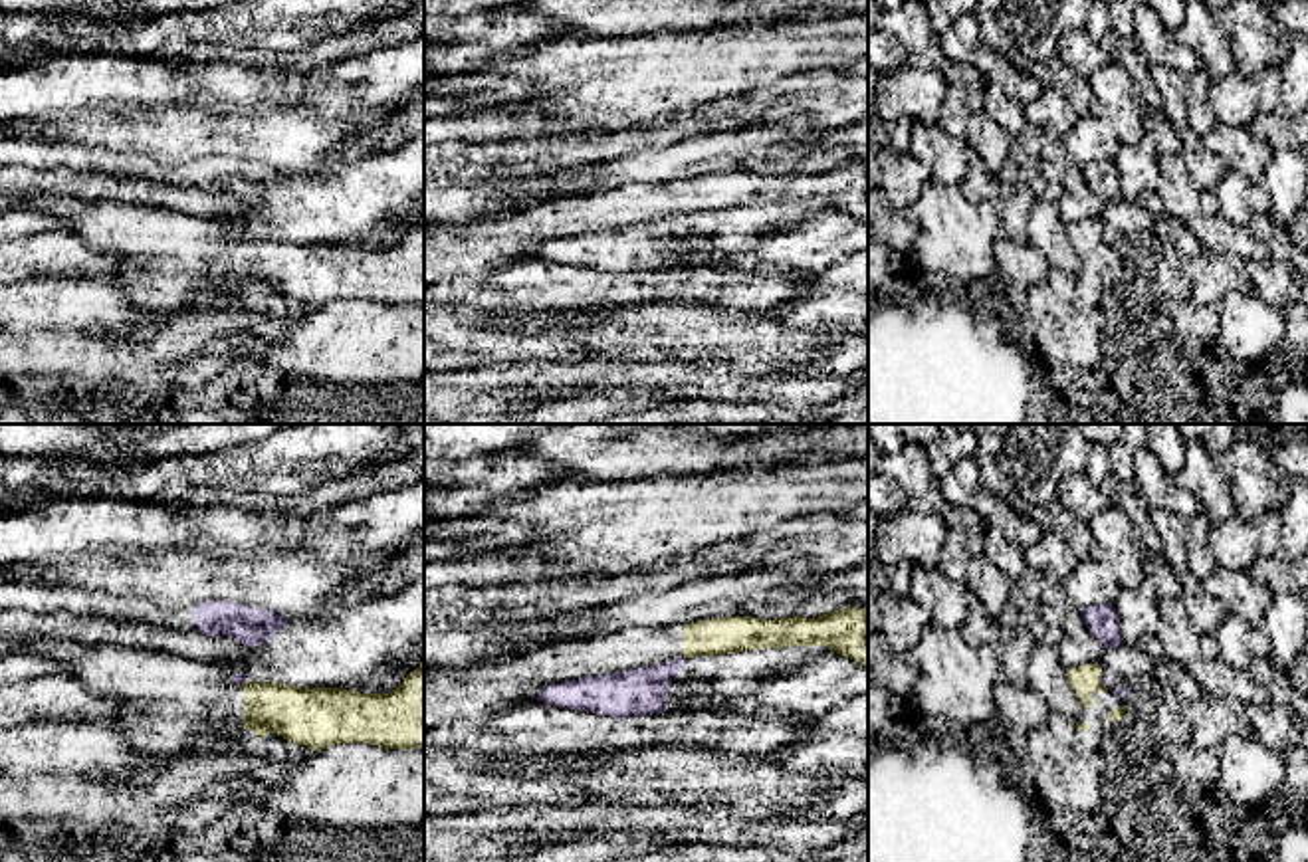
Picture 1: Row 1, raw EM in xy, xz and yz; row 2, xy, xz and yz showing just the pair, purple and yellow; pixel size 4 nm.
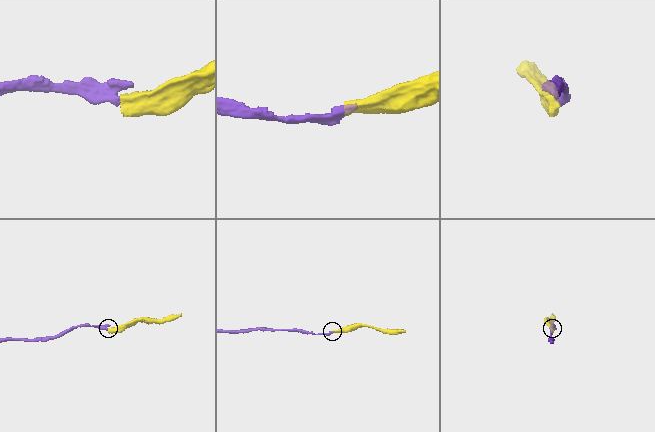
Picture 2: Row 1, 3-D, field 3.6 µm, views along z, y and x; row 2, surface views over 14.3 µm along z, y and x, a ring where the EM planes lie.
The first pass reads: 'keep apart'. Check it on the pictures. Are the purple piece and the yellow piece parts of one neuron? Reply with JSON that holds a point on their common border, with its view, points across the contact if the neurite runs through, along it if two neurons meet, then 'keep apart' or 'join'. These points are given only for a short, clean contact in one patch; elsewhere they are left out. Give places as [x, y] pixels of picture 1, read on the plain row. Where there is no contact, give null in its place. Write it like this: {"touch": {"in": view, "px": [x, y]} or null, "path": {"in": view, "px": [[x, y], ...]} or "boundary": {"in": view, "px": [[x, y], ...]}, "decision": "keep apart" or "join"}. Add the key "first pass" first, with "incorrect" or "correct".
{"first pass": "correct", "touch": {"in": "xz", "px": [686, 215]}, "boundary": {"in": "xz", "px": [[684, 213], [688, 215]]}, "decision": "keep apart"}

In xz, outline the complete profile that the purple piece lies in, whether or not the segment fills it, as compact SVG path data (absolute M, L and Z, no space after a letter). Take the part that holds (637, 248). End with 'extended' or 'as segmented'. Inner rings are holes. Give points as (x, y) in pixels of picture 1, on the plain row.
M785 202L717 212L676 214L602 232L551 240L537 258L628 277L696 264L702 254L749 252L773 232L830 208L828 202Z; extended

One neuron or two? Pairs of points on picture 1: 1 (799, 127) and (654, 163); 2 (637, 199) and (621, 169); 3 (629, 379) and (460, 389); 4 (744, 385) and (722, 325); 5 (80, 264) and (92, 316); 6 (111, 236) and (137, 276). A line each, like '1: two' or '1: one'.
1: one
2: two
3: one
4: two
5: two
6: one

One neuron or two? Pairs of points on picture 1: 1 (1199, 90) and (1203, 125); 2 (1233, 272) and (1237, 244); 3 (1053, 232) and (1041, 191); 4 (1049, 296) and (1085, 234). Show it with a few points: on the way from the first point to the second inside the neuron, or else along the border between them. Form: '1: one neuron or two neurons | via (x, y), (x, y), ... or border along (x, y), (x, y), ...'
1: one neuron | via (1199, 98), (1201, 117)
2: two neurons | border along (1203, 248), (1215, 254), (1235, 254), (1241, 260)
3: two neurons | border along (1037, 199), (1057, 203)
4: two neurons | border along (1075, 278), (1075, 302), (1083, 310), (1098, 308)

